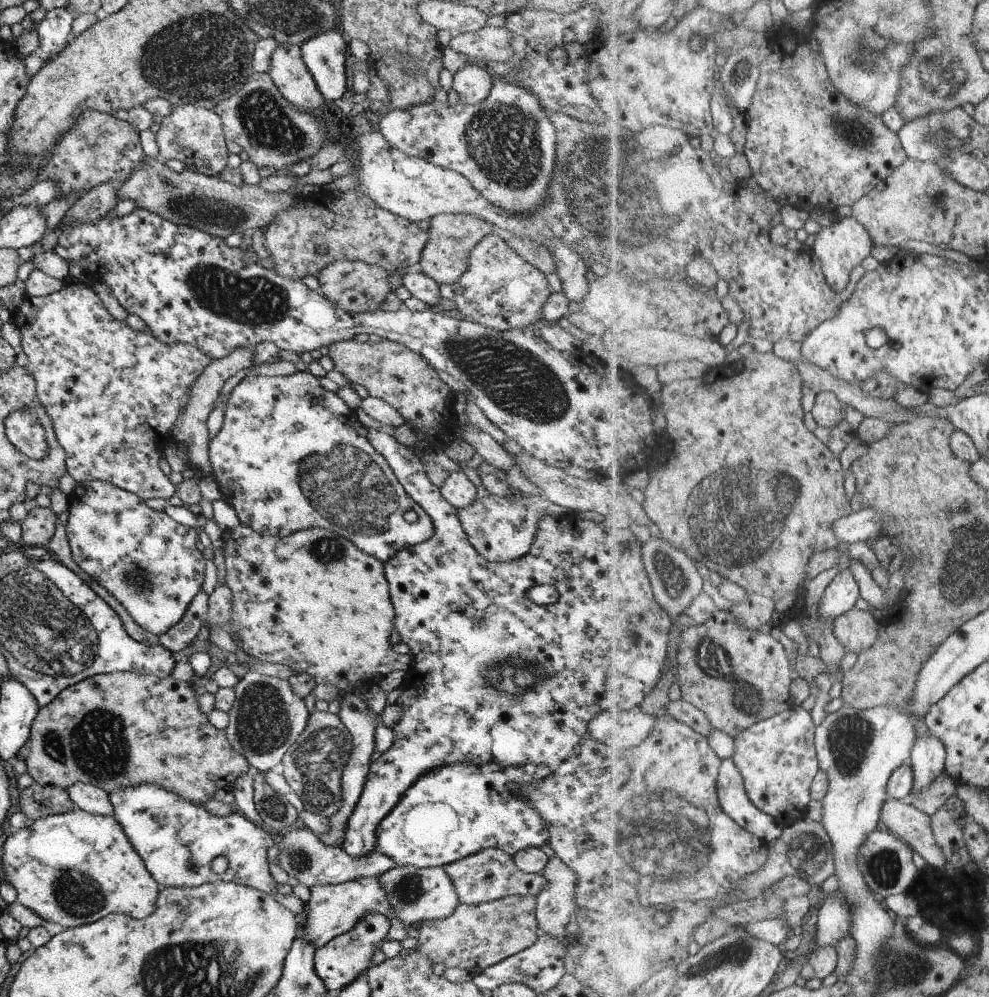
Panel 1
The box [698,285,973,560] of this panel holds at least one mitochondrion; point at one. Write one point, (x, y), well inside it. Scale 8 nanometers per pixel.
(920, 329)

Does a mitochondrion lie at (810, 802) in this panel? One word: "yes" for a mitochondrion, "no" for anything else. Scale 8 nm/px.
no

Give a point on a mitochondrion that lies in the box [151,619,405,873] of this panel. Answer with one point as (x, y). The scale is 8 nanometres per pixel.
(315, 766)

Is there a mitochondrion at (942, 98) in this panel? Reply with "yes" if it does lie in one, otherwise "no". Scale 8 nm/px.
yes

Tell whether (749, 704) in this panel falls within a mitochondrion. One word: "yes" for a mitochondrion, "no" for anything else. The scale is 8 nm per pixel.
yes

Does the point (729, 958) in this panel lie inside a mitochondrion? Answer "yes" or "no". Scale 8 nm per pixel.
yes

